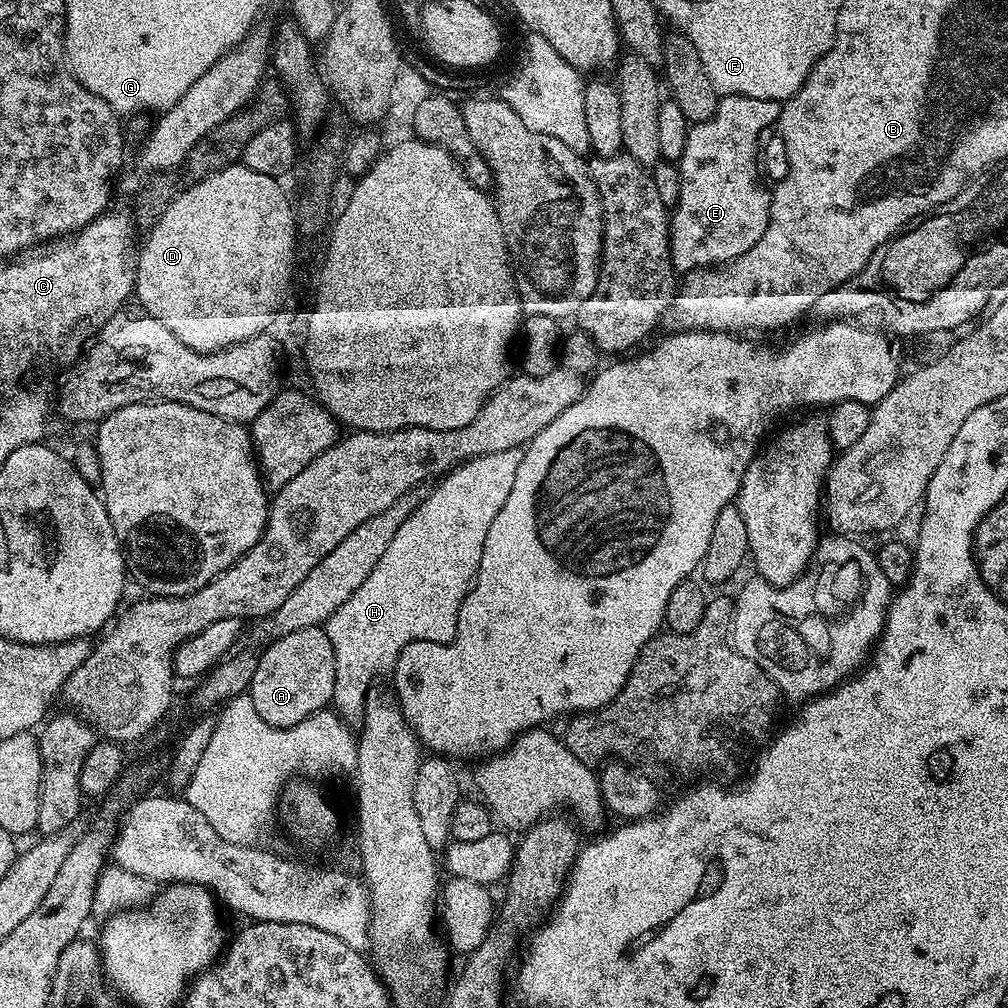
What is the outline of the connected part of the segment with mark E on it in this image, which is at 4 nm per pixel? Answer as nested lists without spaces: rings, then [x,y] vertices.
[[[721,96],[714,118],[691,125],[686,138],[686,150],[678,162],[680,193],[675,208],[670,212],[670,258],[677,273],[687,274],[695,268],[710,268],[729,264],[734,258],[746,254],[766,234],[772,193],[769,185],[760,181],[760,168],[756,165],[756,151],[760,148],[760,135],[780,118],[779,100]]]

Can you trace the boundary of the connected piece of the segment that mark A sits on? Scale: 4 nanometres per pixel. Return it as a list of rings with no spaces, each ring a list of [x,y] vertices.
[[[323,627],[294,630],[285,636],[275,637],[271,643],[264,653],[259,653],[250,695],[254,710],[258,710],[262,722],[270,722],[270,726],[275,728],[292,728],[302,722],[302,718],[310,718],[310,714],[325,711],[331,705],[334,694],[334,646],[330,646],[330,638]]]

